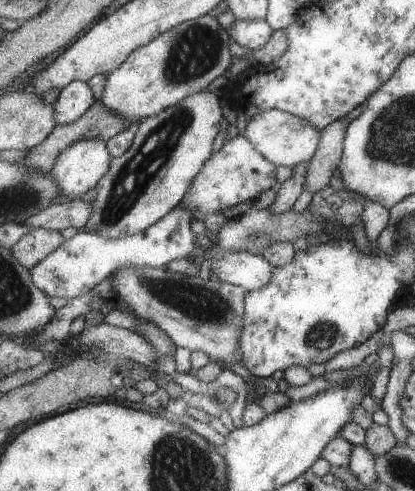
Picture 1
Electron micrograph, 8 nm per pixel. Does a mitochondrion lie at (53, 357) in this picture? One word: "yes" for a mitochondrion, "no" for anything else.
no

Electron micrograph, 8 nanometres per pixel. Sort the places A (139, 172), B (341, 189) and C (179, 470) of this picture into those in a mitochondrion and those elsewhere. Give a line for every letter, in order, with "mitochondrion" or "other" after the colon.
A: mitochondrion
B: other
C: mitochondrion

